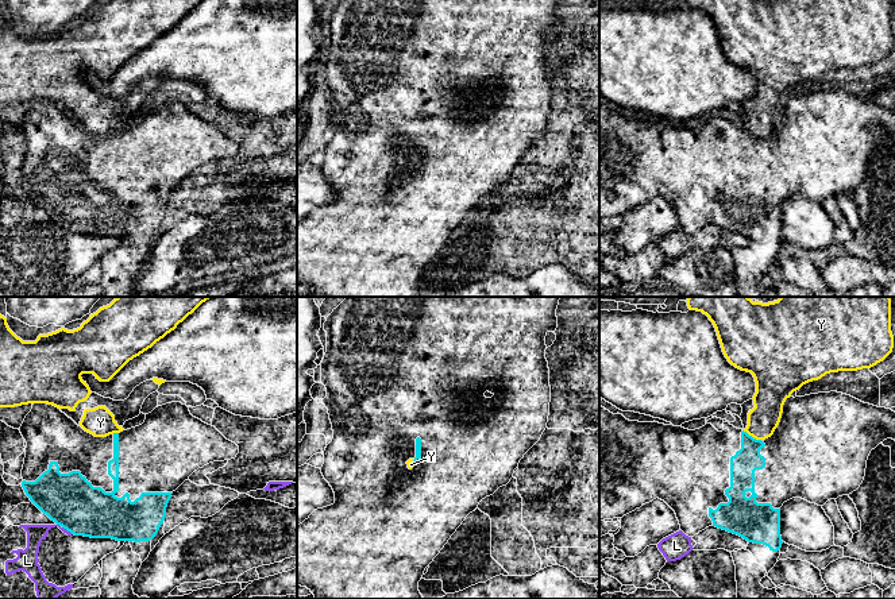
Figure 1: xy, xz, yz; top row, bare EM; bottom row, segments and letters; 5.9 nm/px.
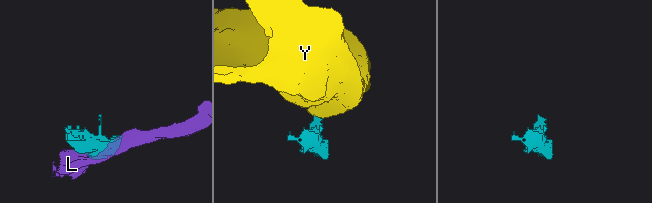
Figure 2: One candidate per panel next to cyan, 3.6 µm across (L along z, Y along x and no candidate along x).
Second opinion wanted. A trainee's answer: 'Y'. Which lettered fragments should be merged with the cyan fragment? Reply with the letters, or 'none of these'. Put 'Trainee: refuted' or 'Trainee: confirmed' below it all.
none of these
Trainee: refuted

